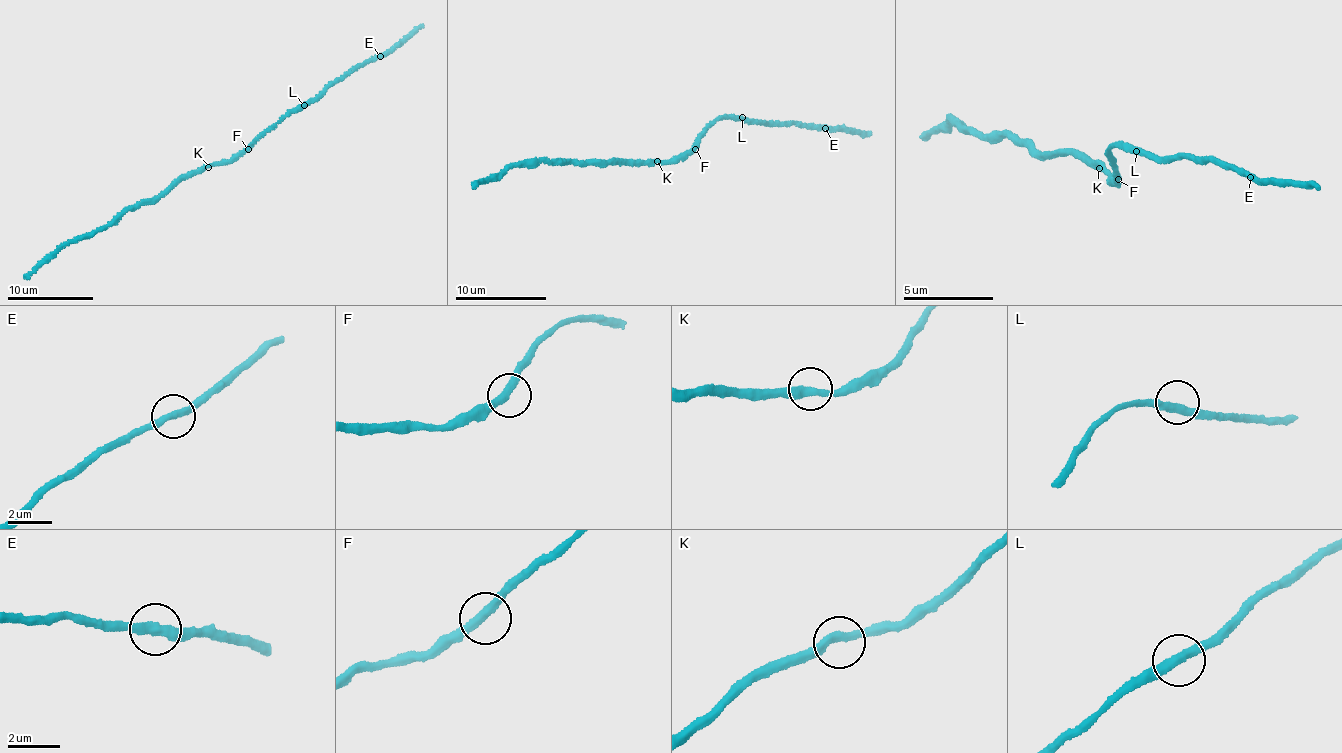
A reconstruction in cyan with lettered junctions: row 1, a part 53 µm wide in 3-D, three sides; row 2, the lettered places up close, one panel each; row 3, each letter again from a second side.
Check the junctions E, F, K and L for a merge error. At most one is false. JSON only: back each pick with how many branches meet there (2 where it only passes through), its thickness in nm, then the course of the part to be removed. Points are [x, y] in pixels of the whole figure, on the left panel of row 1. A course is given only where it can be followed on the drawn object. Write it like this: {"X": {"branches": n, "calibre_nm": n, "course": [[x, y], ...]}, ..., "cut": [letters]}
{"cut": []}

